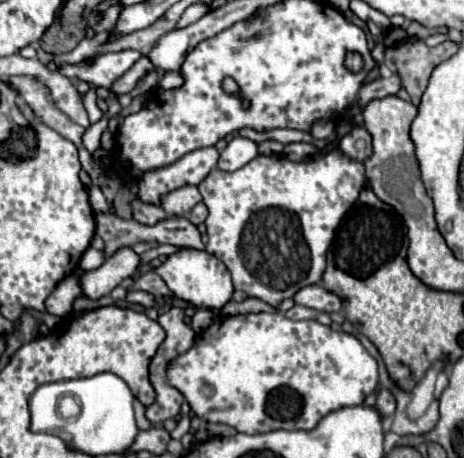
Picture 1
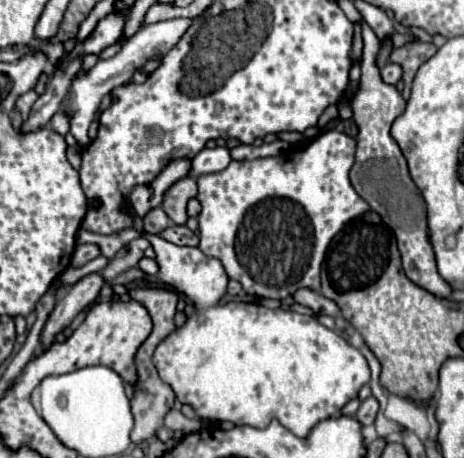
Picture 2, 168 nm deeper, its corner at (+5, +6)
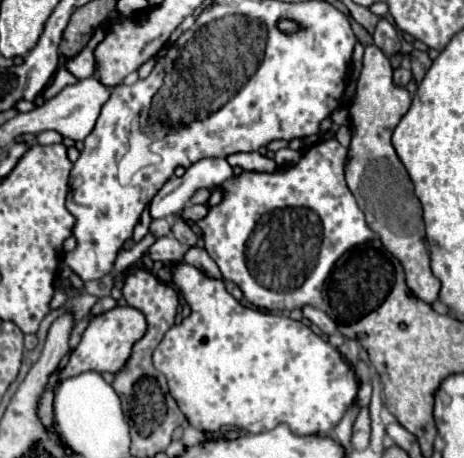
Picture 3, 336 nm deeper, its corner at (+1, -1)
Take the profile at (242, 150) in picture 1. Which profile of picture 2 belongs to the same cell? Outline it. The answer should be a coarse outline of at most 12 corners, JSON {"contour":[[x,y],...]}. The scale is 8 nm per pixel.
{"contour":[[227,147],[203,149],[191,159],[189,175],[223,171],[231,161]]}

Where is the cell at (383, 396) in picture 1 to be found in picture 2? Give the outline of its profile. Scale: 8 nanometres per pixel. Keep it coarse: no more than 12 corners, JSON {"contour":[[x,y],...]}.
{"contour":[[375,397],[361,403],[355,419],[373,425],[379,403]]}

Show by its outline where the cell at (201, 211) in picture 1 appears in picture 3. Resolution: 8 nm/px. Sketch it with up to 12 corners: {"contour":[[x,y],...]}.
{"contour":[[189,204],[181,210],[185,220],[205,218],[207,204]]}

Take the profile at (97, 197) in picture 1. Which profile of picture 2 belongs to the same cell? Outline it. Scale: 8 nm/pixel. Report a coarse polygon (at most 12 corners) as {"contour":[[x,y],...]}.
{"contour":[[147,235],[195,313],[153,363],[201,419],[305,439],[369,383],[311,315],[219,305],[197,247]]}

